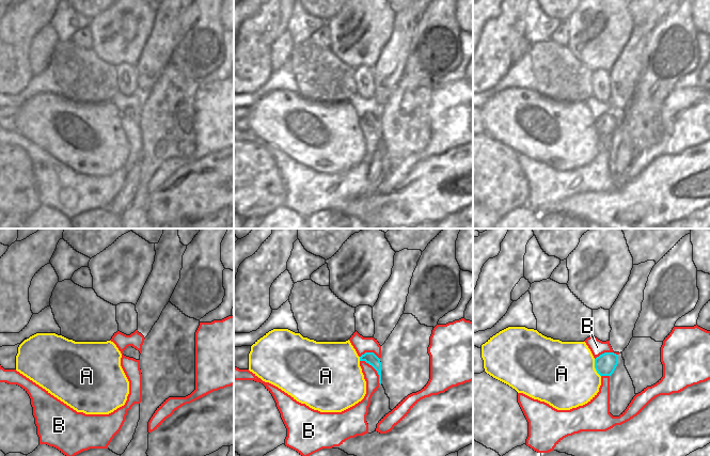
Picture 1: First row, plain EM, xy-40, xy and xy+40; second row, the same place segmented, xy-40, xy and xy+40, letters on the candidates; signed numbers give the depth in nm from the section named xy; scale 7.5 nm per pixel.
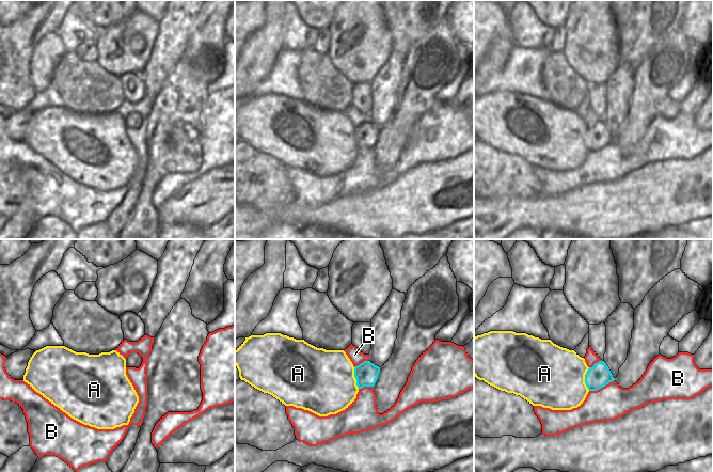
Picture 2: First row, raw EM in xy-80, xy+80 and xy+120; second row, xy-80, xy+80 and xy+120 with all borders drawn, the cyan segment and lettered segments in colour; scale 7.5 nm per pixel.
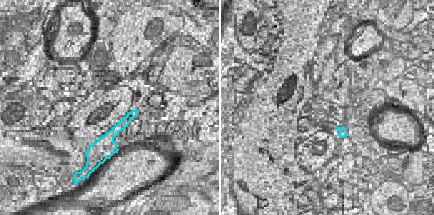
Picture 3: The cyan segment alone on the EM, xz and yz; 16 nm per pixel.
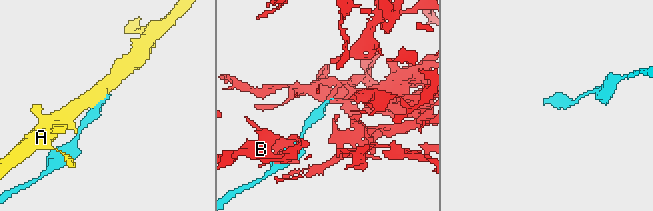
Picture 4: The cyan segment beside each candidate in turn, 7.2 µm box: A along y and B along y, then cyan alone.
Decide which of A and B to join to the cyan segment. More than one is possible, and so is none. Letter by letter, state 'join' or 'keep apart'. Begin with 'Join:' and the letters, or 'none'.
Join: none
A: keep apart
B: keep apart

